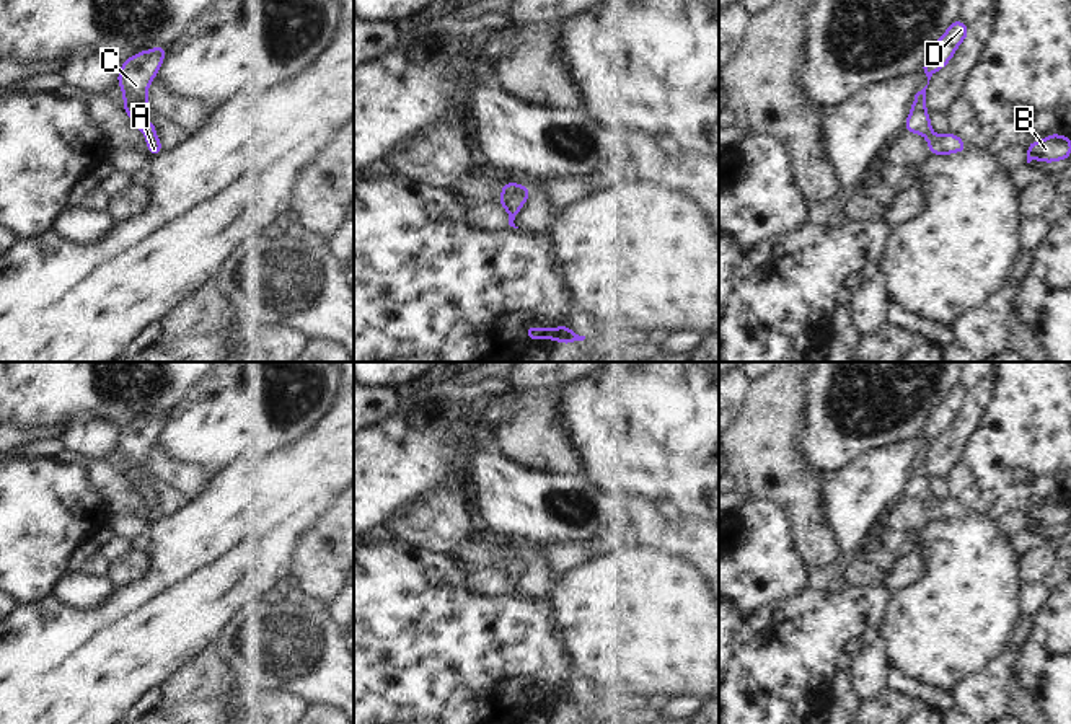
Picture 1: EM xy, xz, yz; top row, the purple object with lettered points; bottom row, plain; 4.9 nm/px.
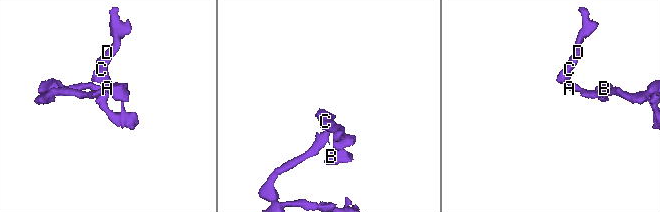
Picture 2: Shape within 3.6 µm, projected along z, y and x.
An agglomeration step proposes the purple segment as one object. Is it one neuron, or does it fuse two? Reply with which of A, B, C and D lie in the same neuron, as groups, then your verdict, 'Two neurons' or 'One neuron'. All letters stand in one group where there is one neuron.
Groups: A B C D. One neuron

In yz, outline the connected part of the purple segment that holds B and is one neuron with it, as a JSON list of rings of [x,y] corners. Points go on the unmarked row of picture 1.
[[[1048,499],[1043,505],[1035,505],[1027,514],[1027,528],[1034,523],[1045,528],[1061,527],[1071,522],[1071,504],[1061,499]]]

